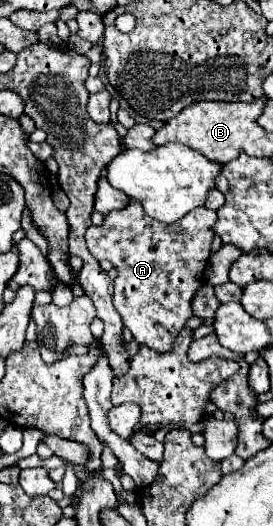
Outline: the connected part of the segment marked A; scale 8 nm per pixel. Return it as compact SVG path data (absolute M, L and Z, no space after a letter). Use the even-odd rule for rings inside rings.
M129 201L123 211L111 211L101 225L87 229L85 239L91 255L97 261L111 261L117 269L113 305L139 345L147 345L157 353L171 353L179 329L193 317L191 299L205 283L215 221L215 211L197 207L175 225L163 225L147 217L139 201Z

